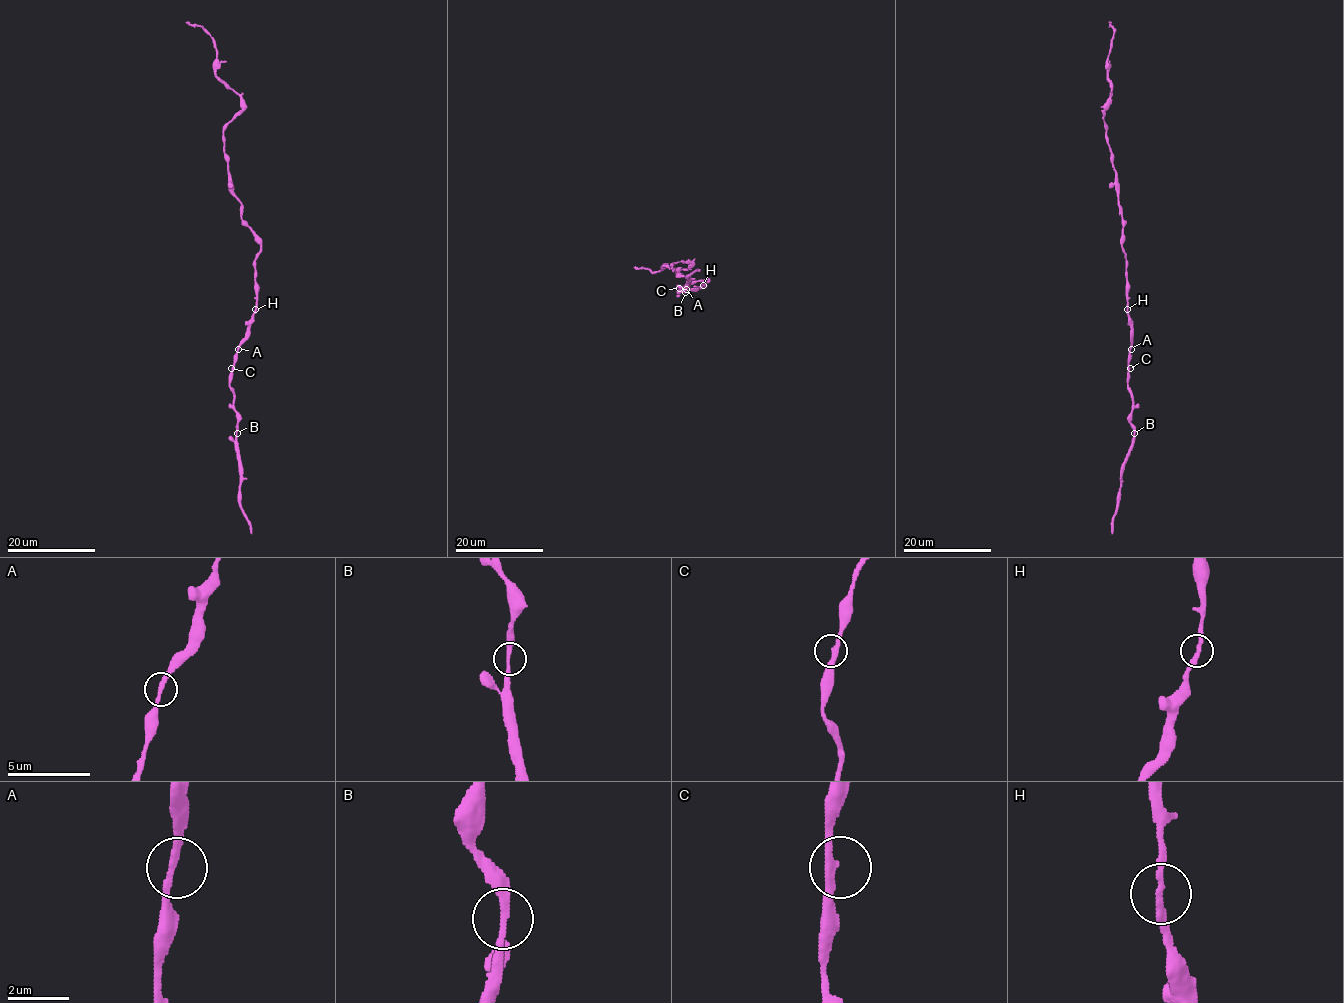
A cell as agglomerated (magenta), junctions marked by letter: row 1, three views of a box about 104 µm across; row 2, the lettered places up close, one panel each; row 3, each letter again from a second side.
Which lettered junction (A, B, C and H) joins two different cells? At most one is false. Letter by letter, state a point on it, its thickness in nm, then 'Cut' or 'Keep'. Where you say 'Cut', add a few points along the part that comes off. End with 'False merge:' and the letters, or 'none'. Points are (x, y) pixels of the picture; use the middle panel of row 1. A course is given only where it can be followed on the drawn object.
A: Place: (686, 289). Thickness 240 nm. Keep
B: Place: (685, 292). Thickness 260 nm. Keep
C: Place: (679, 288). Thickness 260 nm. Keep
H: Place: (703, 285). Thickness 220 nm. Keep
False merge: none

